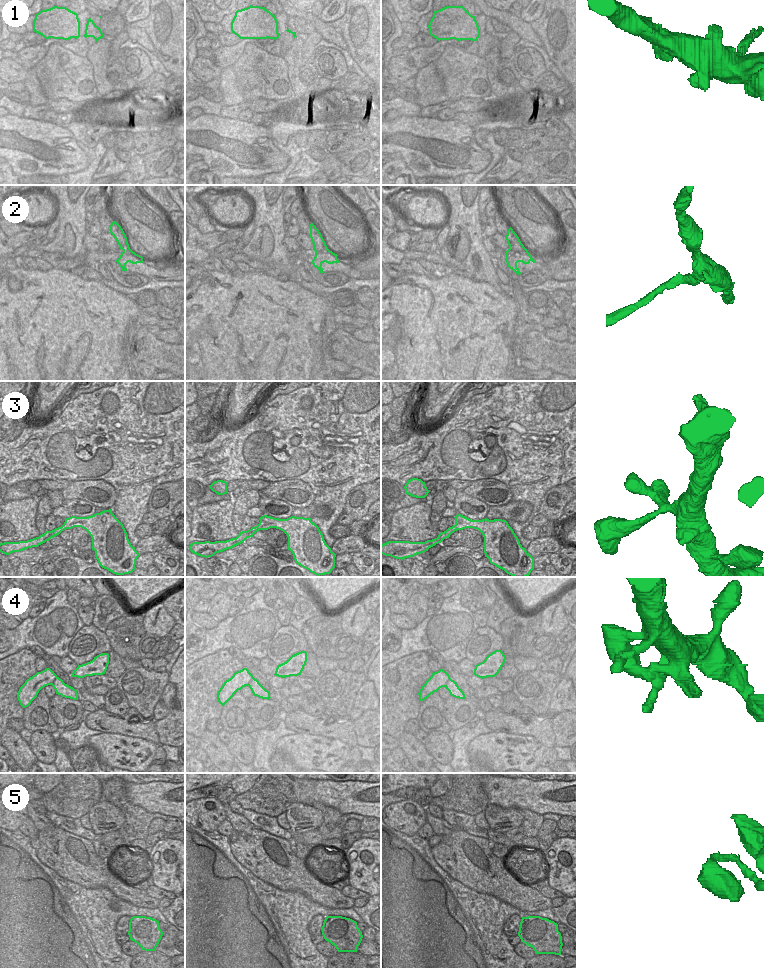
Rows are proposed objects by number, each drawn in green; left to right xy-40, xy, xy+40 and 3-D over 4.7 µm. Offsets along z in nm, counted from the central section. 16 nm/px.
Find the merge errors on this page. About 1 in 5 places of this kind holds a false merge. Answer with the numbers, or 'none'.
2.

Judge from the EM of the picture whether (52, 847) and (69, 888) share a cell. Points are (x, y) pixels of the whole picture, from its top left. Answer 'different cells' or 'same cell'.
different cells

